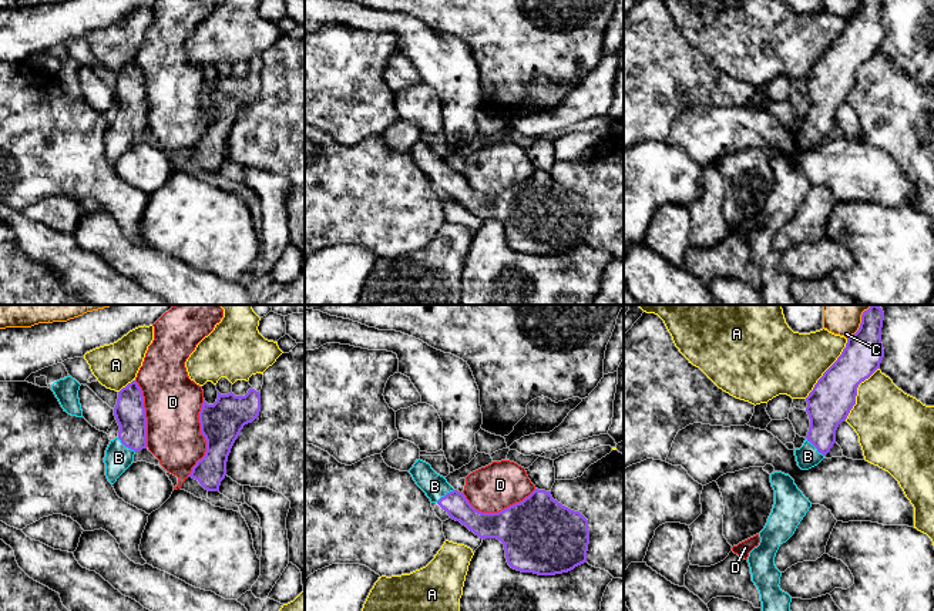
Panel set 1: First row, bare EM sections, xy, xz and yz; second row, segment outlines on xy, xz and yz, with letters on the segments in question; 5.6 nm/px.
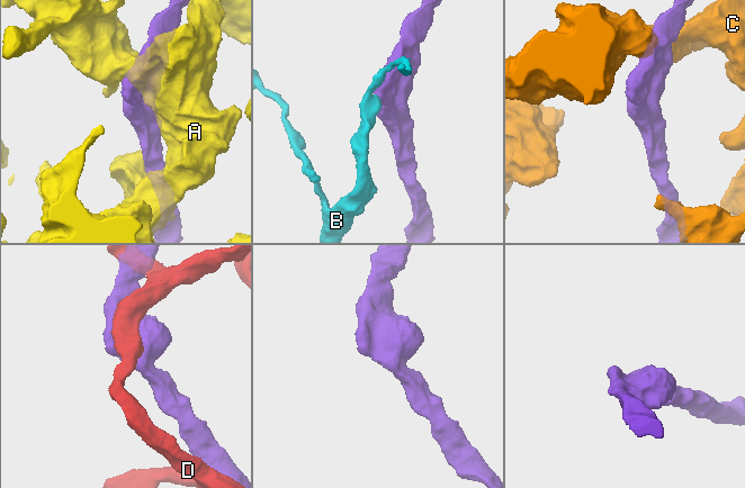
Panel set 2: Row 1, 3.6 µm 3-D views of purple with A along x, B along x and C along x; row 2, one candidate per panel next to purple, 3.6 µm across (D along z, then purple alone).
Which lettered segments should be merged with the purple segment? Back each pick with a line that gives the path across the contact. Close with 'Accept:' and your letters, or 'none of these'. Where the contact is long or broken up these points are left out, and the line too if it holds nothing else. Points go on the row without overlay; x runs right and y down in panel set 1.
B: runs through yz (827, 86), (822, 117), (815, 127), (807, 137)
Accept: B

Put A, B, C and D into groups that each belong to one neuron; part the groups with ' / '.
A / B / C / D

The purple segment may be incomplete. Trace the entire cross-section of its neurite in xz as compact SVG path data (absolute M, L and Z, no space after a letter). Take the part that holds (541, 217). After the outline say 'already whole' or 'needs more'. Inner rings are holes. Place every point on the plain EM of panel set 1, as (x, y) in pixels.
M419 140L409 154L430 182L437 184L450 199L483 221L500 221L511 249L555 256L587 244L588 201L554 181L551 172L535 169L523 182L498 194L481 194L429 144Z | needs more

